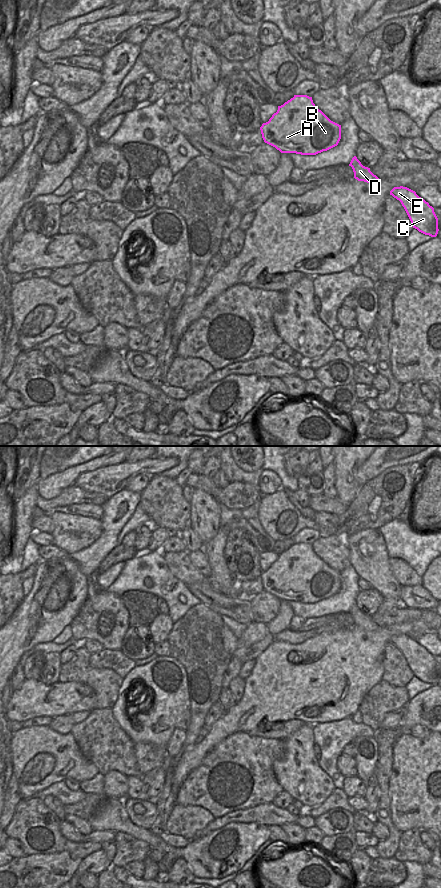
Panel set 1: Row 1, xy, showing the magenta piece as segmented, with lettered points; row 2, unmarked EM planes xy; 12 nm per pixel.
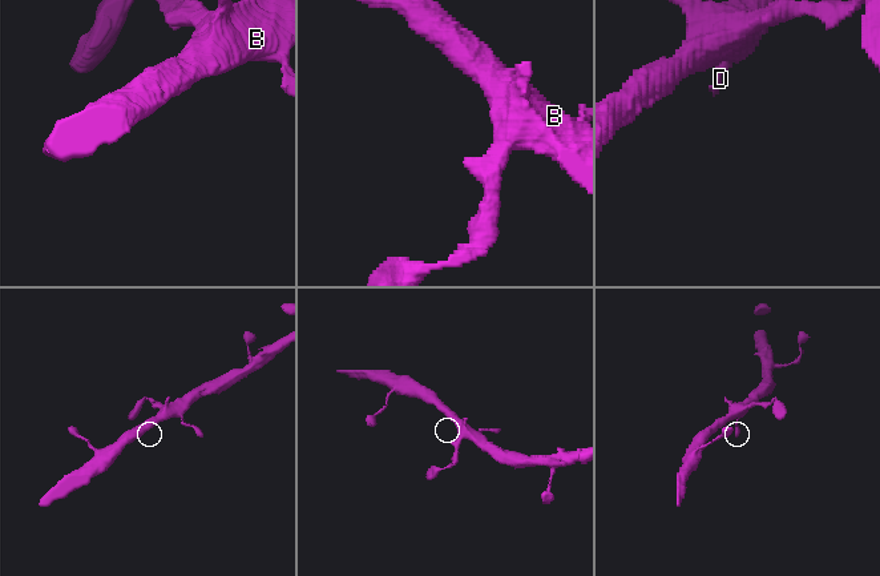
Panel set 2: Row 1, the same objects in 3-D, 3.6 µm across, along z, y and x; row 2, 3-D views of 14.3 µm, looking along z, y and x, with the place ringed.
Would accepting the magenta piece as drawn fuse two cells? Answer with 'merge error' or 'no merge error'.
no merge error

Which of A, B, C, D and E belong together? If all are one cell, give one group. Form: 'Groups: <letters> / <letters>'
Groups: A B C D E

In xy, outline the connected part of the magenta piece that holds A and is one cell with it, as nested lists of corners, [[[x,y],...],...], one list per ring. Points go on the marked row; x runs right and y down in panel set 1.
[[[294,95],[293,98],[278,106],[276,113],[260,127],[265,143],[281,153],[316,155],[338,145],[341,139],[341,125],[331,121],[313,103],[312,97]]]

